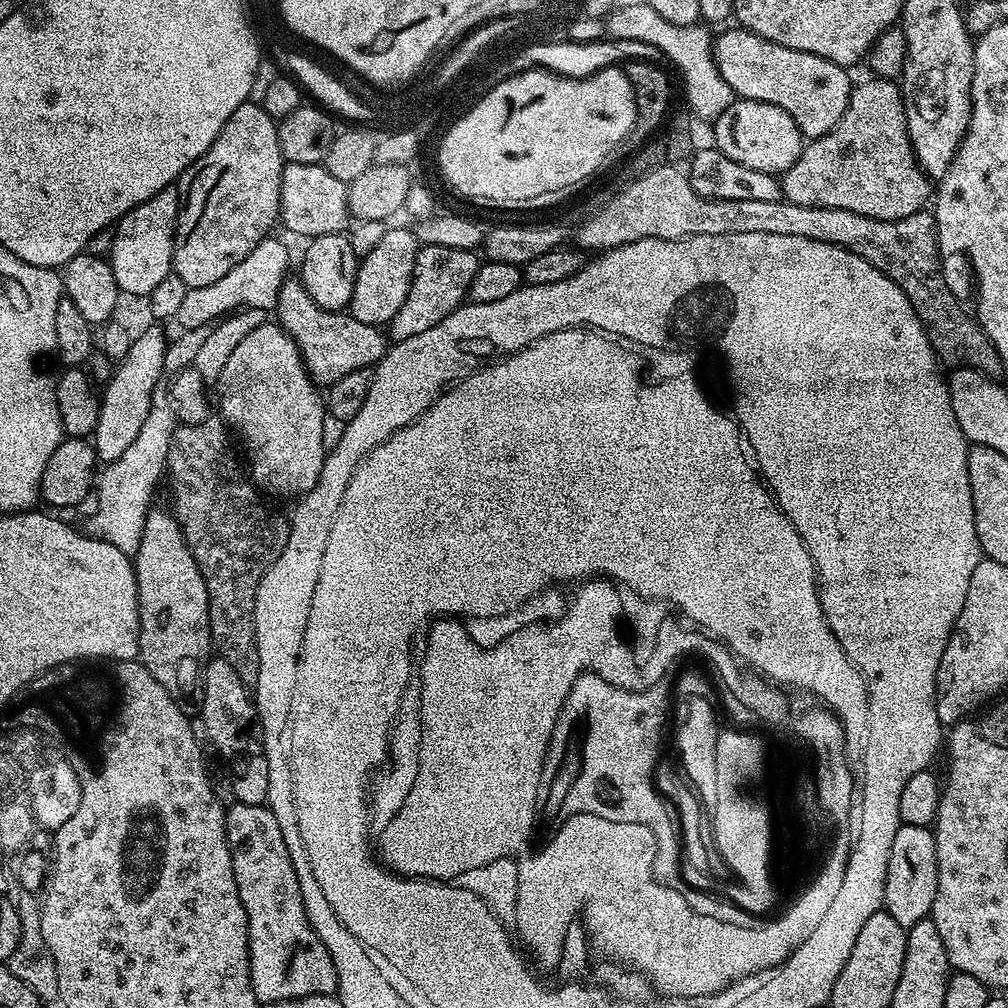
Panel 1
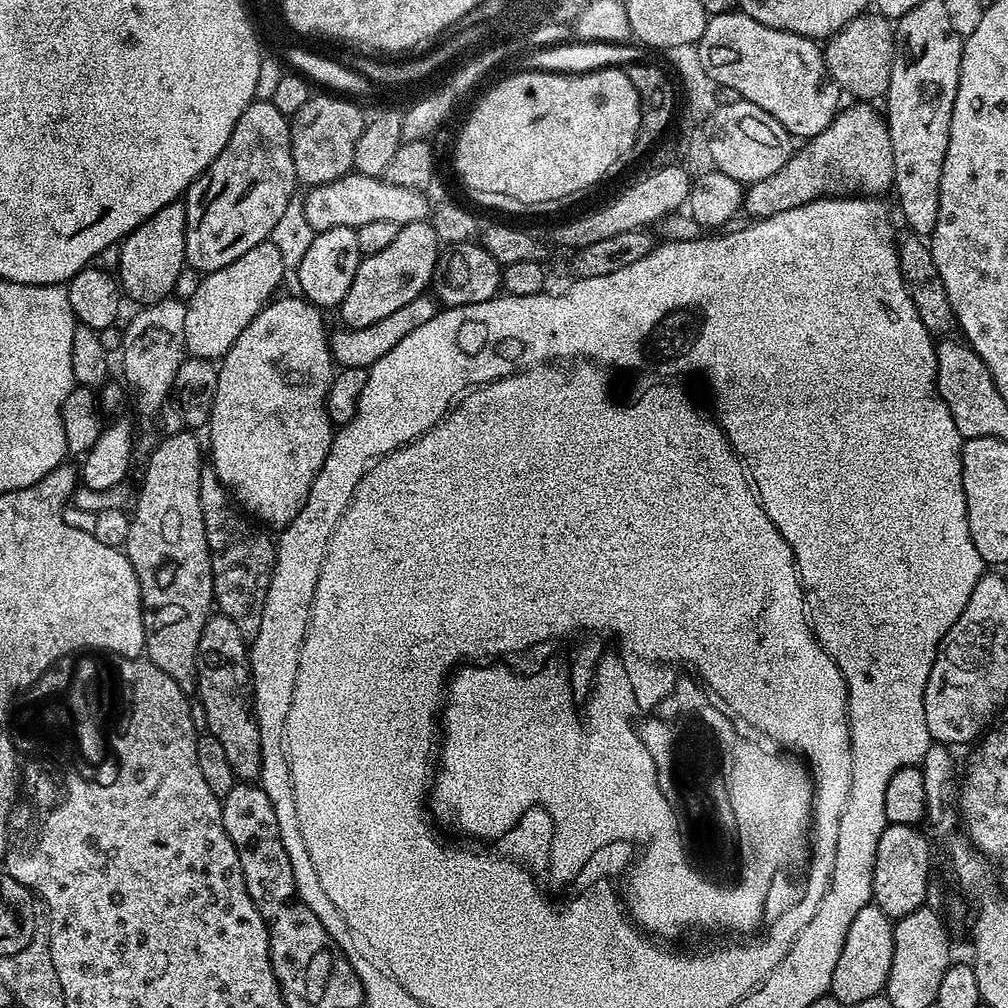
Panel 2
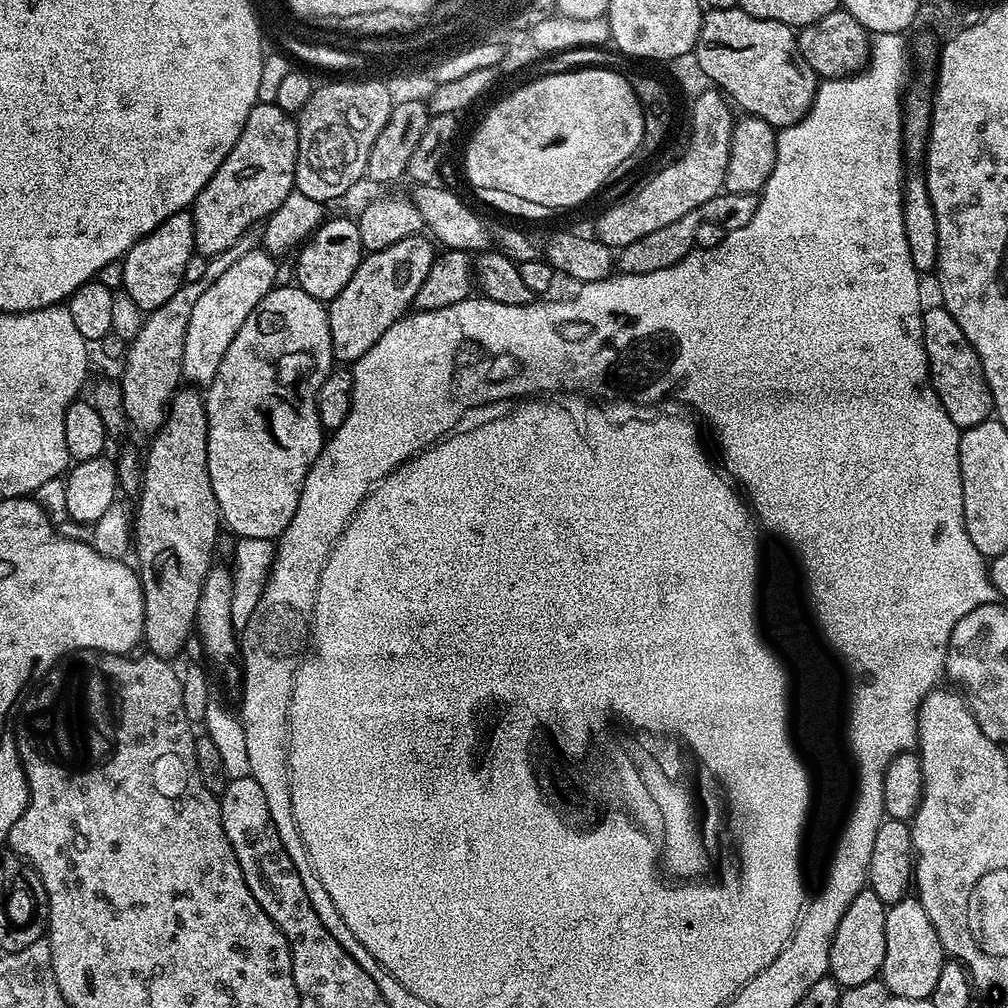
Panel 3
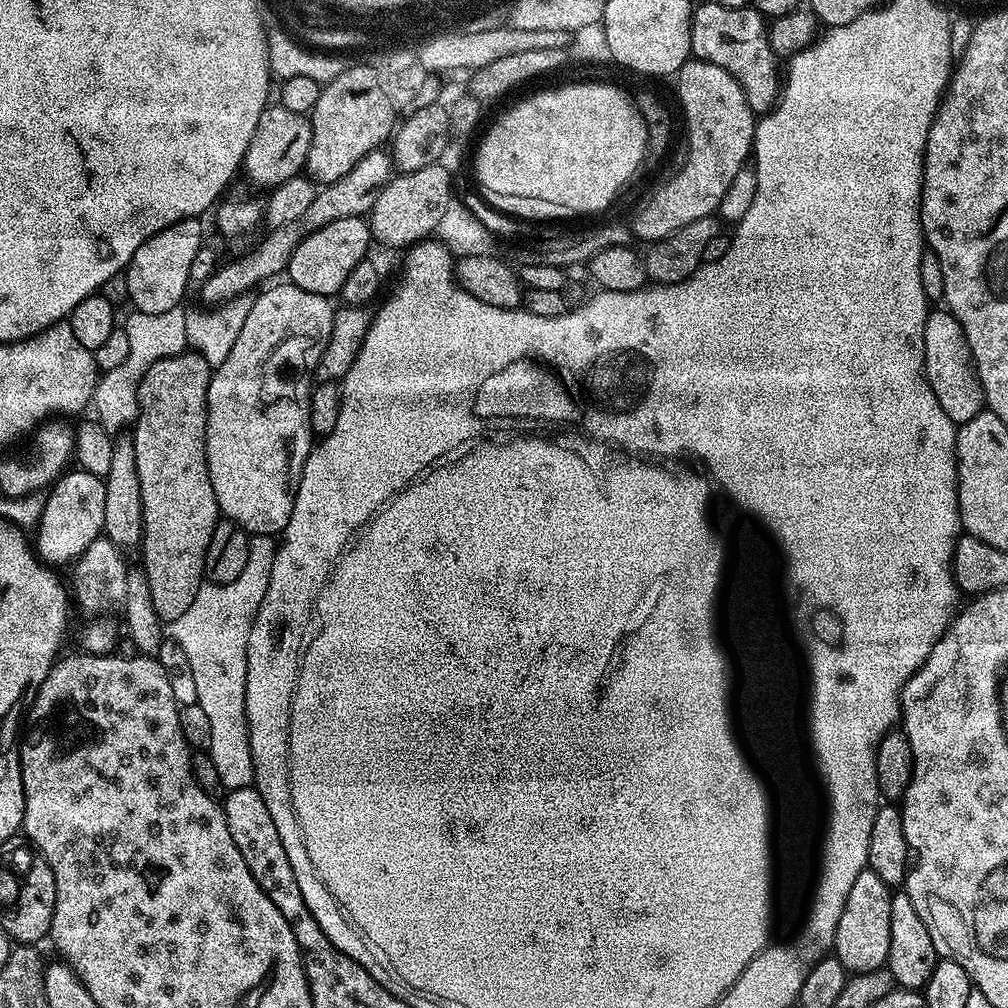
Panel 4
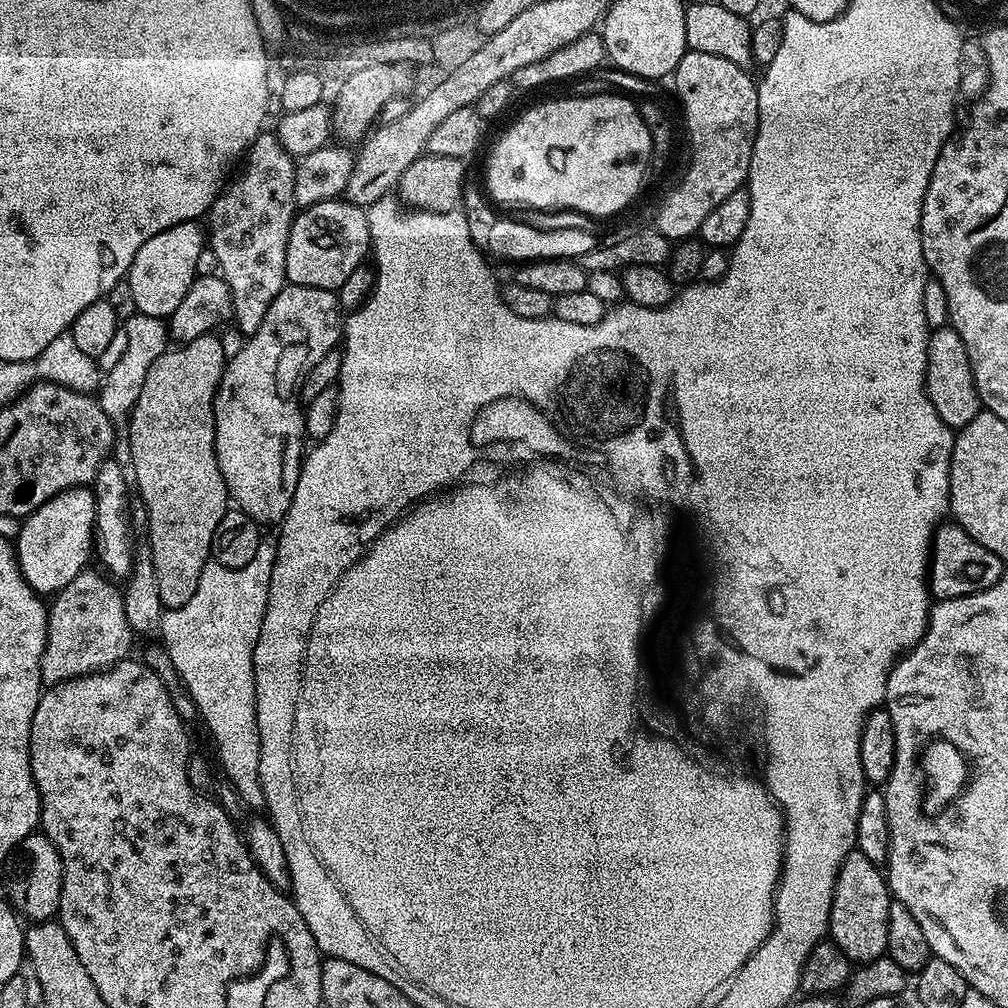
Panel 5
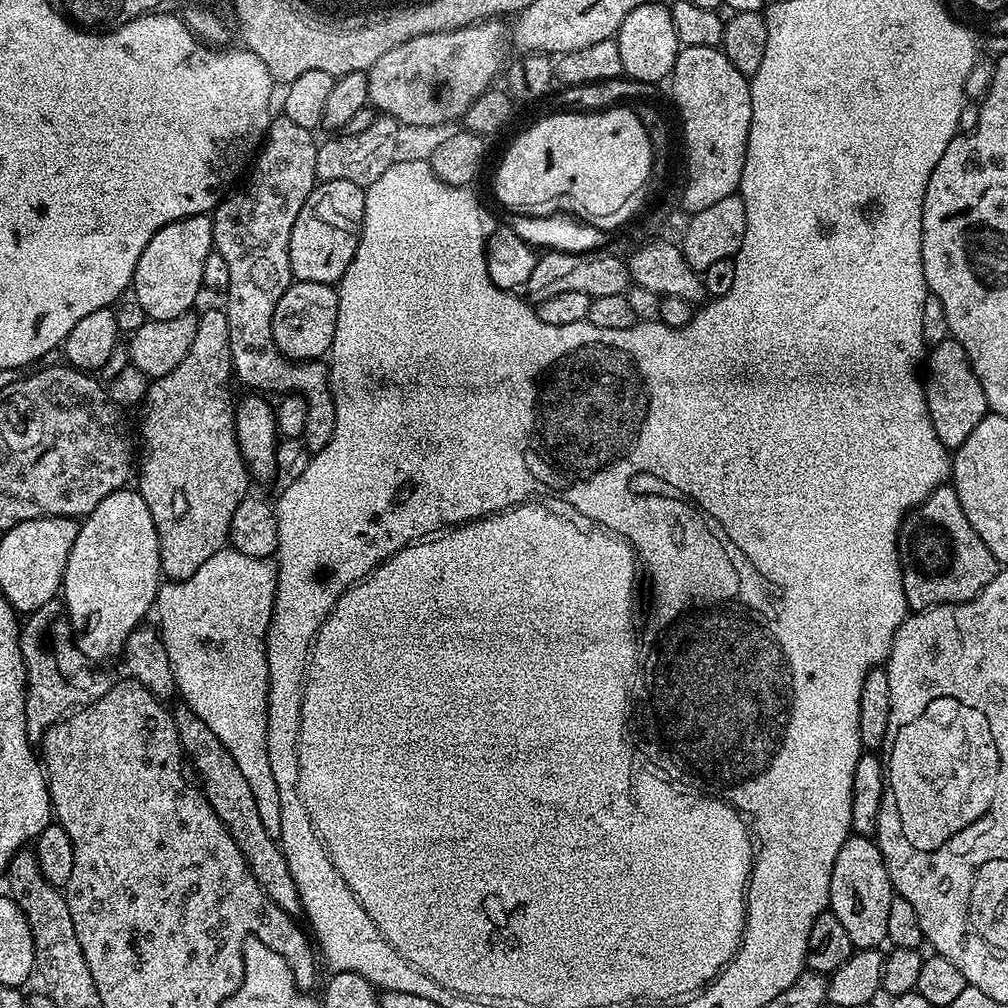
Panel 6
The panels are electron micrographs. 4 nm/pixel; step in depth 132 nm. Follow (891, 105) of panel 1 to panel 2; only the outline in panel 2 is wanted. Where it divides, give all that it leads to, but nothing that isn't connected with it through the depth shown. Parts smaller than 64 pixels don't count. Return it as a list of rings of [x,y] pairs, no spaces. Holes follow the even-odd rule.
[[[852,102],[852,105],[847,108],[847,106],[841,107],[837,111],[836,116],[830,122],[830,126],[826,126],[826,130],[822,130],[822,134],[813,136],[811,140],[807,141],[803,145],[804,149],[793,151],[792,155],[788,157],[788,160],[782,166],[782,170],[774,170],[774,174],[770,174],[770,178],[762,178],[758,182],[747,185],[743,189],[743,215],[748,215],[753,221],[765,220],[770,218],[774,214],[780,214],[782,210],[792,210],[798,207],[800,204],[808,204],[812,200],[817,198],[836,198],[841,194],[884,194],[884,192],[893,187],[892,179],[894,178],[894,146],[890,146],[890,134],[888,133],[888,121],[883,115],[880,116],[875,112],[873,105],[868,102]]]

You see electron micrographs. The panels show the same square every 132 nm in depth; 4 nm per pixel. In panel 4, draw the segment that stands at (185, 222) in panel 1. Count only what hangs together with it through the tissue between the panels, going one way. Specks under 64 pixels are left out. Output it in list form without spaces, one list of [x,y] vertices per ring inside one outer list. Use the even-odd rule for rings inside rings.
[[[279,102],[269,103],[262,110],[262,118],[258,118],[254,138],[250,138],[242,165],[243,175],[248,175],[250,183],[265,190],[273,190],[288,179],[301,175],[308,162],[311,137],[312,121],[307,115],[294,114],[294,110],[286,110],[286,106]]]

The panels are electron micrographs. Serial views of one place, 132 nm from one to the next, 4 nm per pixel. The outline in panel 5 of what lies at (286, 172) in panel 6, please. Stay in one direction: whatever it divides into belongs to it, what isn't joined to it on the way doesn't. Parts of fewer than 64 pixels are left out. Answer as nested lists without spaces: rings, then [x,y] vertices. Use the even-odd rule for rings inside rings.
[[[261,131],[256,136],[243,161],[244,173],[221,191],[206,216],[206,240],[218,257],[219,275],[228,283],[232,295],[232,320],[245,337],[256,333],[262,318],[266,318],[266,310],[270,310],[270,302],[274,302],[274,298],[278,298],[280,291],[286,287],[286,242],[298,211],[295,196],[297,161],[282,146],[279,135],[268,131]]]

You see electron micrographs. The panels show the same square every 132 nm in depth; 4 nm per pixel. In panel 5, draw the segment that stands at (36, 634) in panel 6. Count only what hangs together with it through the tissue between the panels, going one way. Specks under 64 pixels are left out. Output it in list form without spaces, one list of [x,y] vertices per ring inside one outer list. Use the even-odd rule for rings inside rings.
[[[85,570],[74,578],[58,593],[55,593],[53,604],[48,608],[48,633],[44,653],[40,659],[40,679],[45,685],[60,684],[64,680],[73,680],[79,676],[88,676],[91,672],[102,672],[112,667],[119,660],[129,659],[133,655],[132,627],[126,622],[126,610],[121,589],[115,588],[111,579],[105,578],[99,571]]]

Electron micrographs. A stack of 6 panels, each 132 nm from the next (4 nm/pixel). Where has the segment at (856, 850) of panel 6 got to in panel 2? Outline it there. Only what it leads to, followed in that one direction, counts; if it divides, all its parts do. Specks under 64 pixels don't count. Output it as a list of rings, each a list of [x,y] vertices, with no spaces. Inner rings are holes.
[[[874,903],[862,906],[846,930],[846,942],[842,942],[842,954],[838,954],[838,966],[834,966],[834,978],[830,994],[842,1006],[854,1006],[866,1002],[866,998],[881,995],[887,989],[890,978],[890,962],[894,962],[893,921]]]

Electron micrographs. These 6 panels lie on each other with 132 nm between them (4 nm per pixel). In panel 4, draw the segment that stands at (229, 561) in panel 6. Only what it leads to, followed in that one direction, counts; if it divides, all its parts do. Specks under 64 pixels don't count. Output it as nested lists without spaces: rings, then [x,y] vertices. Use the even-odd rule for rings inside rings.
[[[252,536],[248,542],[248,557],[242,574],[238,574],[234,582],[213,585],[212,592],[205,591],[196,596],[194,602],[190,602],[188,609],[170,624],[171,639],[182,646],[194,672],[198,711],[200,710],[205,722],[208,723],[207,754],[213,759],[222,786],[228,790],[250,788],[254,784],[254,762],[250,754],[250,734],[246,718],[246,658],[252,623],[270,586],[270,570],[274,570],[277,547],[277,541],[271,536]]]

